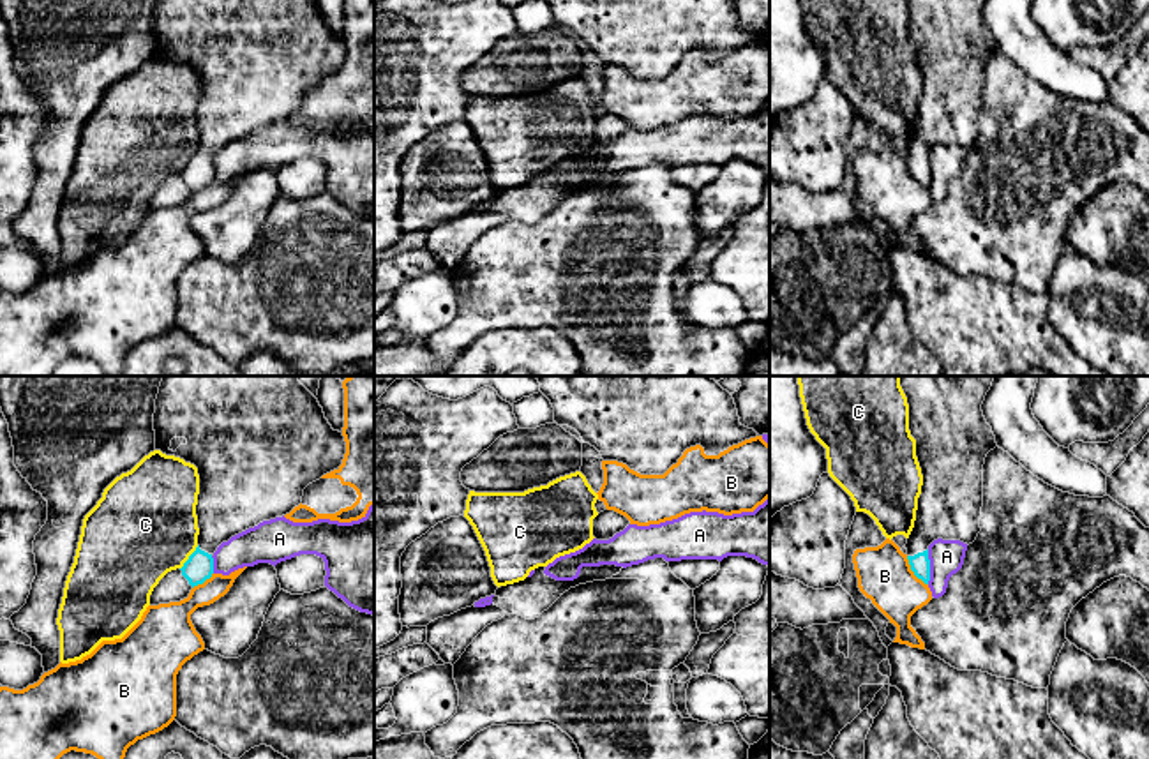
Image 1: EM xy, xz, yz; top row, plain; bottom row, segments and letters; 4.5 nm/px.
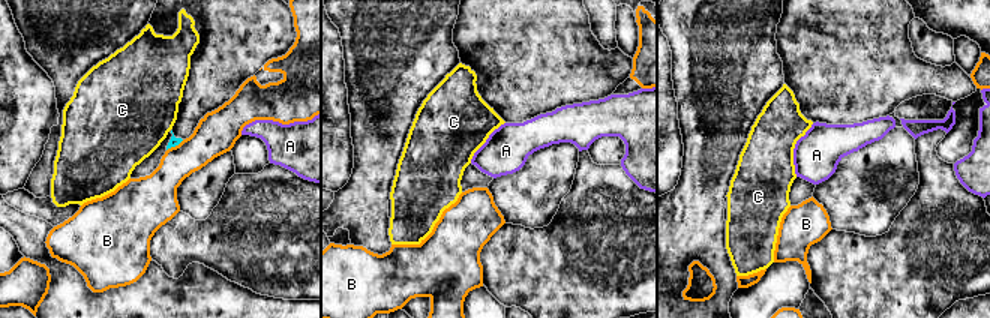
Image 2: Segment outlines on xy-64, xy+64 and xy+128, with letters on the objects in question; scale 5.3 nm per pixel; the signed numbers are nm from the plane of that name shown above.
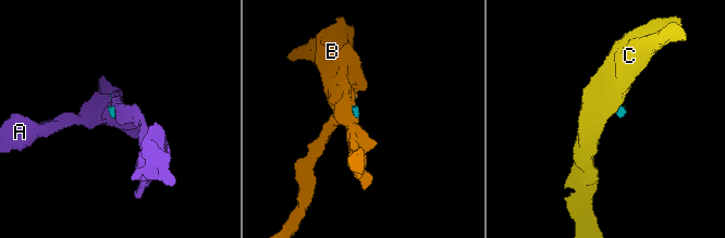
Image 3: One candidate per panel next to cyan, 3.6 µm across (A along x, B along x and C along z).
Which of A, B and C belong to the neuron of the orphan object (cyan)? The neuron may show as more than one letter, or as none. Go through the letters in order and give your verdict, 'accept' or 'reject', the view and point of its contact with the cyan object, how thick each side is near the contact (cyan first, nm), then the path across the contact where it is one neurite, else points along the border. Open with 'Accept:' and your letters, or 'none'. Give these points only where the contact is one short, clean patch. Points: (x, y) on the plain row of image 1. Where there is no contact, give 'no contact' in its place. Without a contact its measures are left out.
Accept: none
A: reject | yz (929, 172) | 90/160 nm | along yz (927, 154), (929, 187)
B: reject | yz (913, 175) | 90/240 nm | along yz (906, 161), (911, 175), (927, 189)
C: reject | xy (189, 163) | 130/460 nm

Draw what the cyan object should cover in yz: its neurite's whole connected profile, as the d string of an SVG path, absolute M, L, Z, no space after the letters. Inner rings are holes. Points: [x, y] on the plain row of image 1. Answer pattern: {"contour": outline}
{"contour": "M985 0L905 2L923 79L905 154L911 175L928 189L928 150L937 143L969 150L981 136L983 69L997 48L981 16Z"}

